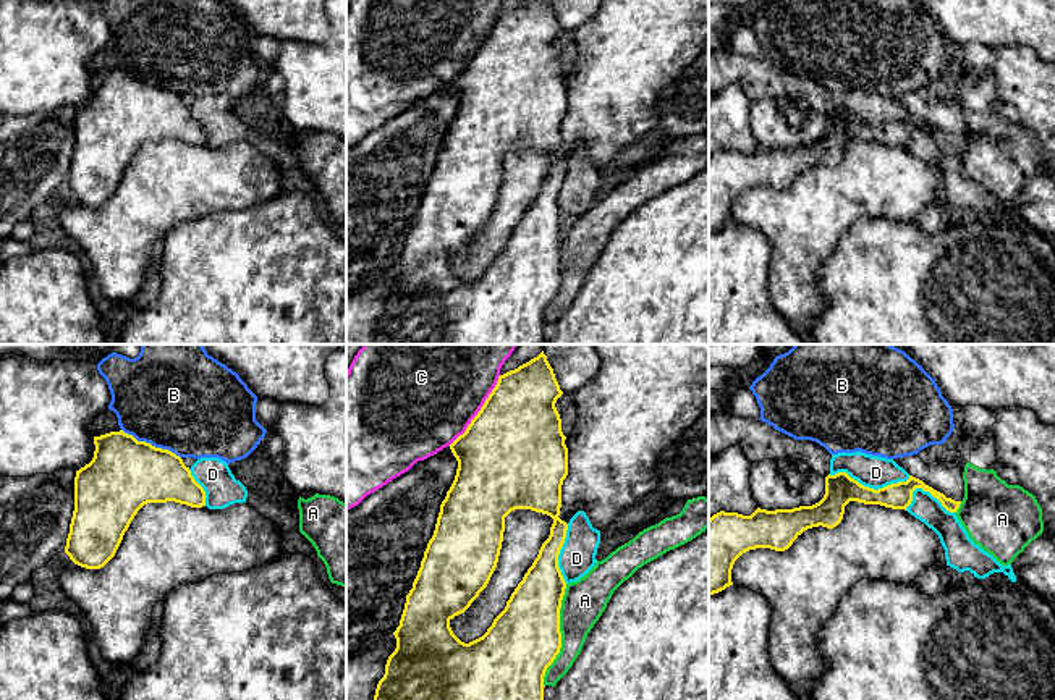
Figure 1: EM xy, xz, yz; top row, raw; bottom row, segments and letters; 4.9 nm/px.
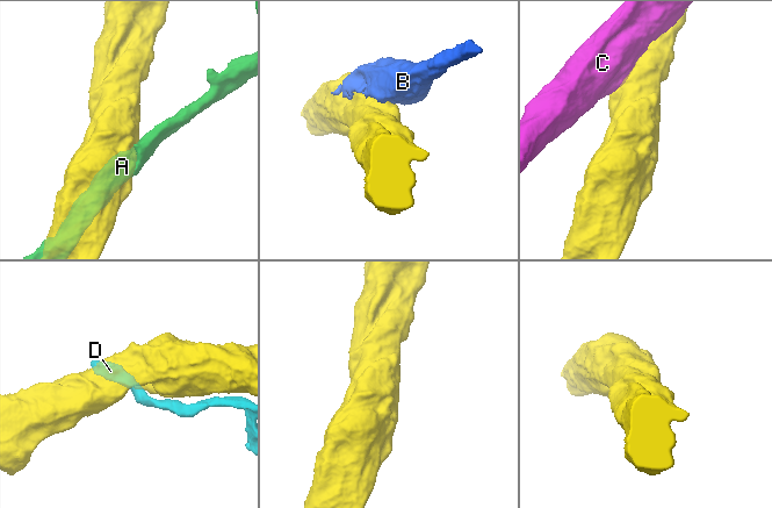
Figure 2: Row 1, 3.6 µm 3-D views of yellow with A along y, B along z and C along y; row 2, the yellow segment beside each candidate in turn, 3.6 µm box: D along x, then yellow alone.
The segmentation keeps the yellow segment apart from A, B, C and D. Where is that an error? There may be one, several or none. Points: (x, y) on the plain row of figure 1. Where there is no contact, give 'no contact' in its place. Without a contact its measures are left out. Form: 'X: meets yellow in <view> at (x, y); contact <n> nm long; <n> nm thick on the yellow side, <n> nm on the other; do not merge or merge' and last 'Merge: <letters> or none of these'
A: meets yellow in xz at (560, 274); contact 500 nm long; 360 nm thick on the yellow side, 220 nm on the other; do not merge
B: meets yellow in xy at (149, 81); contact 320 nm long; 360 nm thick on the yellow side, 460 nm on the other; do not merge
C: meets yellow in xz at (479, 49); contact 440 nm long; 500 nm thick on the yellow side, 420 nm on the other; do not merge
D: meets yellow in yz at (868, 125); contact 400 nm long; 160 nm thick on the yellow side, 160 nm on the other; do not merge
Merge: none of these

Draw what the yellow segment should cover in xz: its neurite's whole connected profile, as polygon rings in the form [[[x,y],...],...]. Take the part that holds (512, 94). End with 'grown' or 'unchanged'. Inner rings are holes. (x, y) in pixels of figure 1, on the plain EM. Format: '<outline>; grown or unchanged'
[[[526,0],[498,15],[466,70],[450,82],[458,99],[456,113],[440,142],[434,173],[424,189],[413,226],[406,233],[400,264],[393,270],[396,286],[387,297],[372,344],[544,344],[544,314],[561,286],[560,246],[566,226],[558,205],[558,192],[568,168],[568,162],[558,155],[561,123],[568,113],[566,74],[555,45],[561,32],[549,0]],[[515,147],[550,154],[553,157],[550,173],[487,270],[464,281],[453,272],[450,259],[464,251],[487,225],[498,200],[505,155]]]; unchanged

